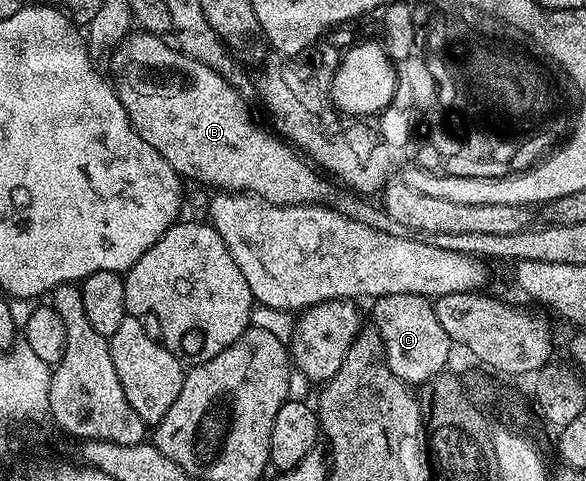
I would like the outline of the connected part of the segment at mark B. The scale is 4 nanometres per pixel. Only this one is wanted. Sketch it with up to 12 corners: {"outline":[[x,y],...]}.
{"outline":[[143,30],[110,60],[134,130],[185,181],[397,231],[263,132],[210,66]]}

